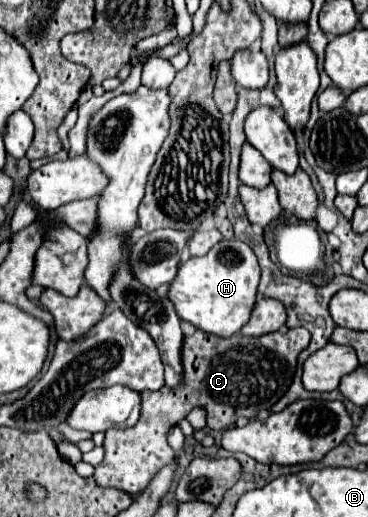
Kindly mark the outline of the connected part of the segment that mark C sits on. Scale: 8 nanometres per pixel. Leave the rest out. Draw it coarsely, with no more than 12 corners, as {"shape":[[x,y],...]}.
{"shape":[[306,328],[184,338],[184,384],[142,392],[108,430],[100,488],[140,494],[174,460],[192,408],[210,430],[256,418],[290,388]]}

